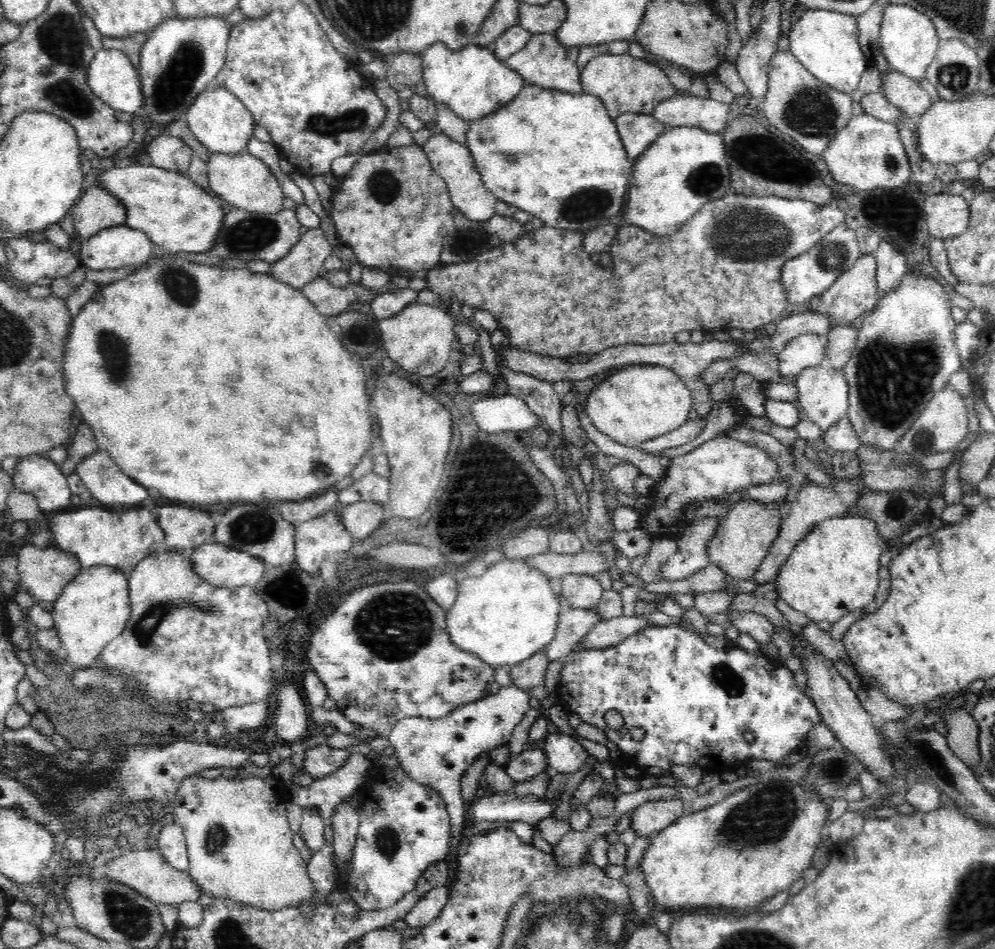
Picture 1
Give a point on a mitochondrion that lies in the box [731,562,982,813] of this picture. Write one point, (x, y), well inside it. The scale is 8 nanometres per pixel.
(929, 754)

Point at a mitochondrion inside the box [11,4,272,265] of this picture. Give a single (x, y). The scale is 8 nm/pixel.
(60, 38)

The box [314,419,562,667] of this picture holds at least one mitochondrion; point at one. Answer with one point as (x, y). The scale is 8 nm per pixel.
(395, 626)

